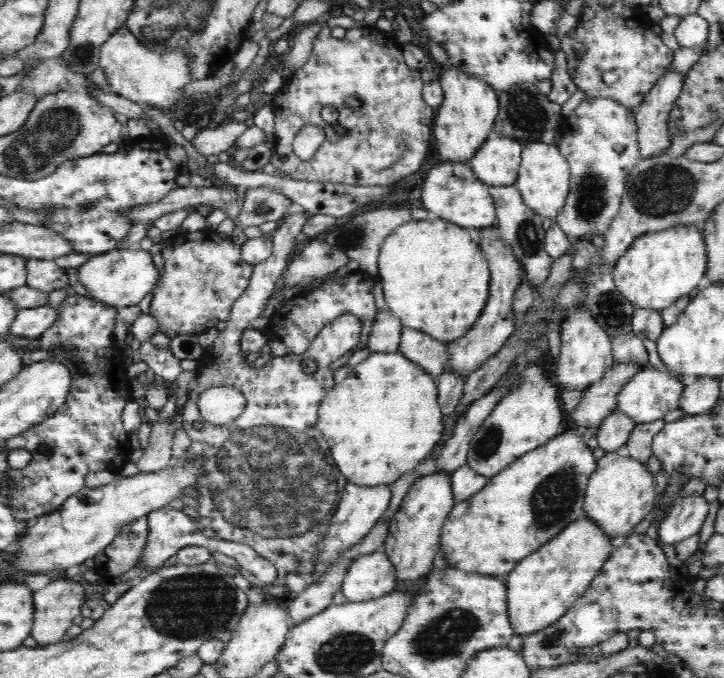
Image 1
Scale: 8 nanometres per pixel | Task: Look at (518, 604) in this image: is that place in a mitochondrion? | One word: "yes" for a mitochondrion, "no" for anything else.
no

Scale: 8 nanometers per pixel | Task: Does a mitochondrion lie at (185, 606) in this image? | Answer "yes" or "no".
yes

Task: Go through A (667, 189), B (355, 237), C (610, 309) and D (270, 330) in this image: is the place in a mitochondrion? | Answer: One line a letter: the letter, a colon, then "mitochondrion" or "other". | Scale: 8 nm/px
A: mitochondrion
B: mitochondrion
C: mitochondrion
D: other

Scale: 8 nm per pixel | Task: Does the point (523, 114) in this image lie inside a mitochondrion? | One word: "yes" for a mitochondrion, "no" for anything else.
yes

